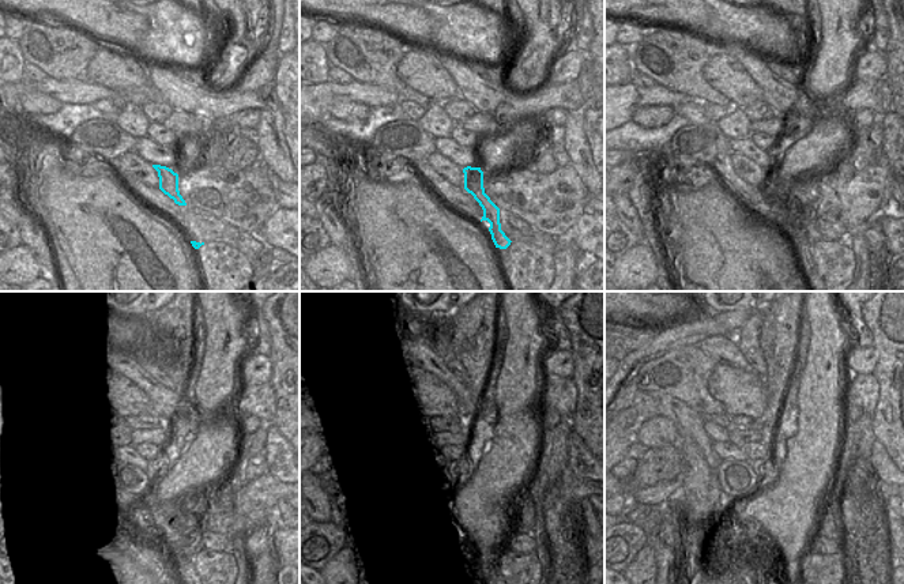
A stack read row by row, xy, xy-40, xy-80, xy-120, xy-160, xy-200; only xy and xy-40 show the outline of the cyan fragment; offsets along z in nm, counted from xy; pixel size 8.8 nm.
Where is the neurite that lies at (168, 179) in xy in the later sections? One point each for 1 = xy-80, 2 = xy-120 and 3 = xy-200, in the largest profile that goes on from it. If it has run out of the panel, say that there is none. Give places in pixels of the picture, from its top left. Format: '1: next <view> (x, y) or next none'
1: next xy-80 (801, 234)
2: next xy-120 (194, 539)
3: next xy-200 (801, 560)

